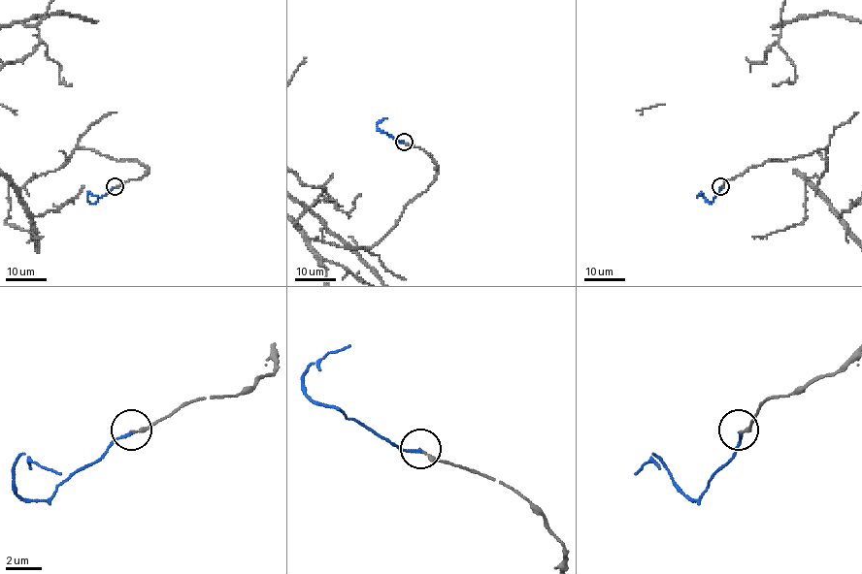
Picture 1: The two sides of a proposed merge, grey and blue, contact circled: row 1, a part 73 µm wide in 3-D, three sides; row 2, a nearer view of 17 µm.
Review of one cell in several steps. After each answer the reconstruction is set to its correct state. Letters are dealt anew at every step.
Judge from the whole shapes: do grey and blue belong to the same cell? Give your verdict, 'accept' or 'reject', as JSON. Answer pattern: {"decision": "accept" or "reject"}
{"decision": "accept"}

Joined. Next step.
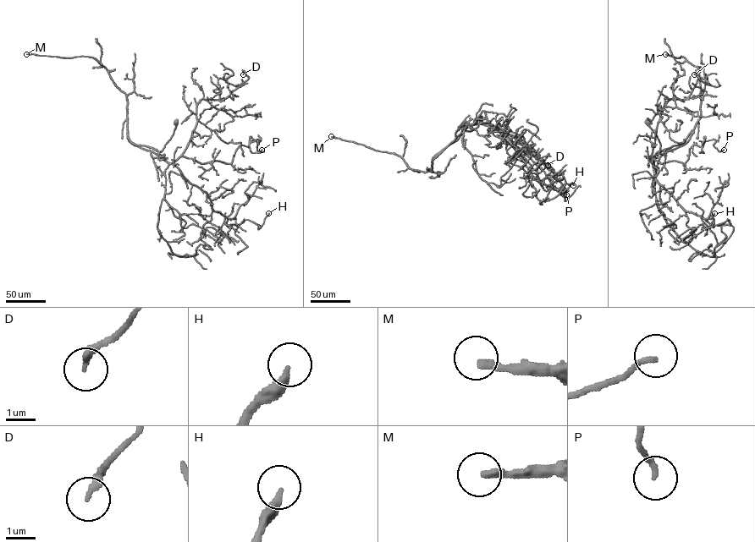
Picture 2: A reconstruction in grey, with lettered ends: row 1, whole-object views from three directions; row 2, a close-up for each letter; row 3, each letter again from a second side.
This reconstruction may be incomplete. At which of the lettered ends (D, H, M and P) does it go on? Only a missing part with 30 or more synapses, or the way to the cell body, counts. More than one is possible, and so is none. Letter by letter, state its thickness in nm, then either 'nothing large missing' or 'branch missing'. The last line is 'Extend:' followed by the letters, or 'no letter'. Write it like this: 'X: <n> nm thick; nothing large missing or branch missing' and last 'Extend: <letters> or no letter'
D: 260 nm thick; nothing large missing
H: 300 nm thick; nothing large missing
M: 260 nm thick; branch missing
P: 180 nm thick; nothing large missing
Extend: M

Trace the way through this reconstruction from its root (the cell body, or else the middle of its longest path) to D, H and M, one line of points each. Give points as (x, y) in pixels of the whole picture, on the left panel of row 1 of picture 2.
D: (176, 123), (158, 154), (170, 163), (190, 139), (196, 104), (219, 99), (219, 79), (235, 85), (243, 74)
H: (176, 123), (158, 155), (206, 192), (212, 209), (227, 218), (227, 225), (248, 220), (261, 226), (268, 213)
M: (176, 123), (171, 139), (159, 152), (135, 145), (128, 137), (126, 95), (104, 66), (89, 57), (26, 54)

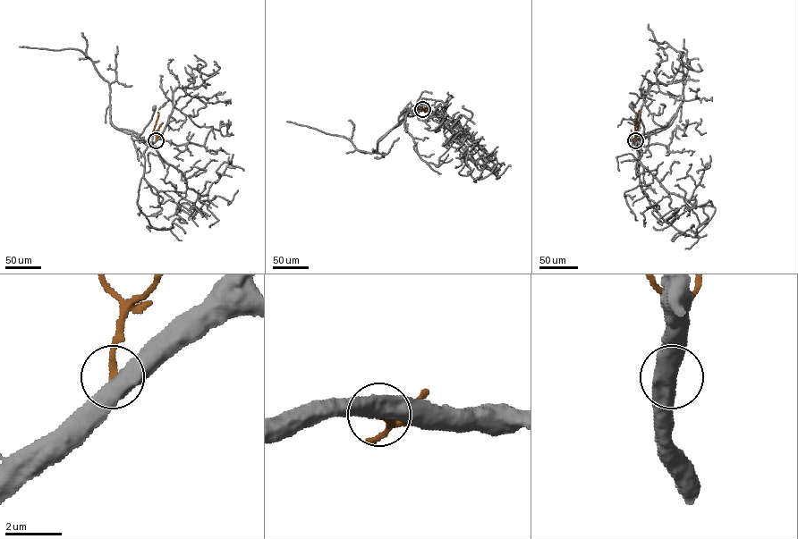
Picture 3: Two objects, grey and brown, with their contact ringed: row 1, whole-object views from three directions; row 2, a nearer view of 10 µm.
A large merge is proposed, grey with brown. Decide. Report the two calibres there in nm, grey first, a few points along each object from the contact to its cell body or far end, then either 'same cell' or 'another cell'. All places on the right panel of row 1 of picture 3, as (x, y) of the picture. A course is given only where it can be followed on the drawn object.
calibres 550 and 200 nm; course grey (635, 140), (636, 146), (643, 133), (643, 126), (631, 106); course brown (635, 140), (639, 110); another cell

